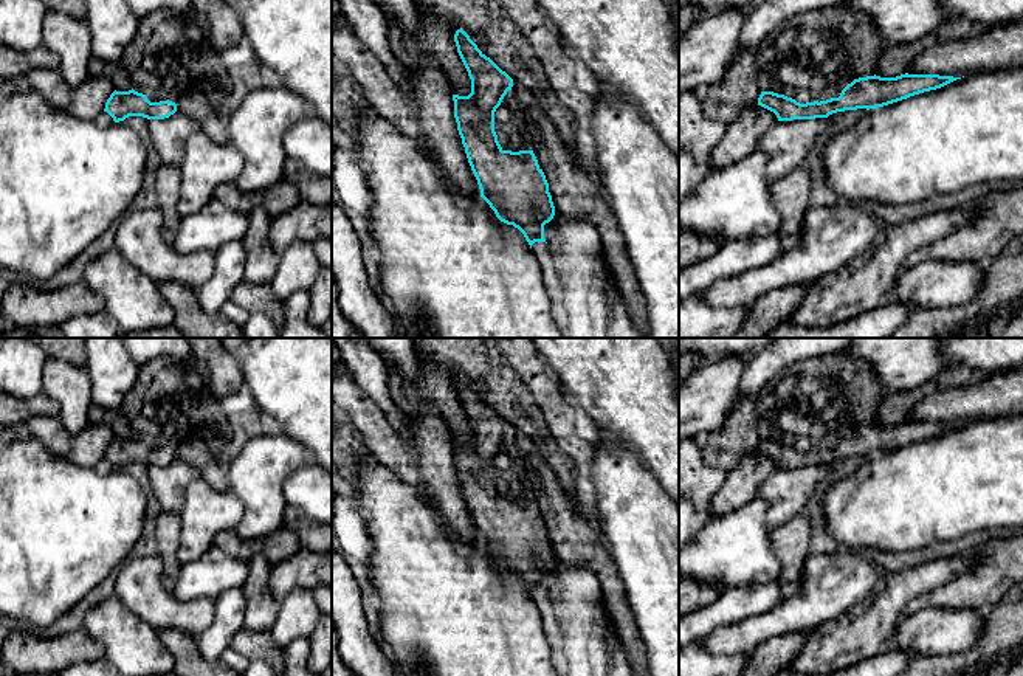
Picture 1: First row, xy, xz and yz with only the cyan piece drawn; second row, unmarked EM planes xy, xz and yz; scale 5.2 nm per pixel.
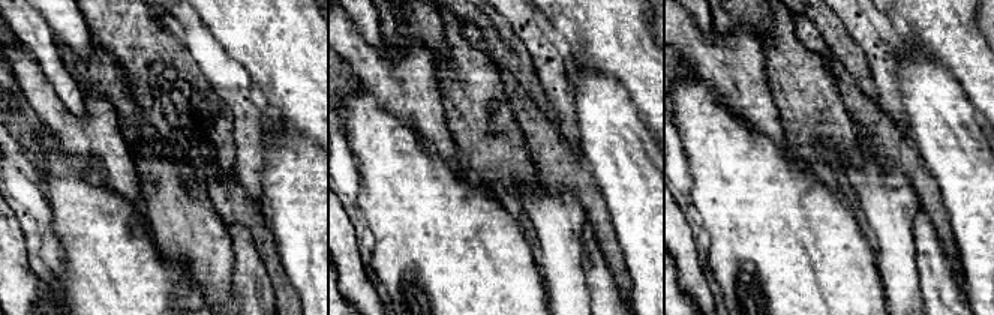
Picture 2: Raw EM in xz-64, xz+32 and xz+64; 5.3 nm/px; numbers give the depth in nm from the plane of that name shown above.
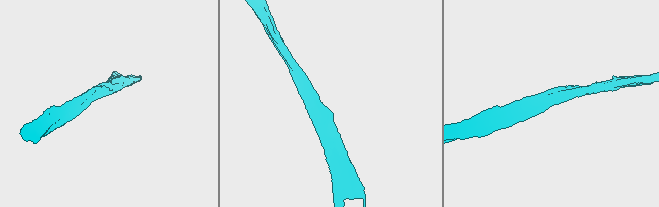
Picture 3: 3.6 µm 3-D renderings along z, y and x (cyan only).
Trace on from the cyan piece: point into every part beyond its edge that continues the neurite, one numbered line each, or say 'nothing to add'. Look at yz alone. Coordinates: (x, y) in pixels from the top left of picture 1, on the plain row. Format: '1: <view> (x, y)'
nothing to add

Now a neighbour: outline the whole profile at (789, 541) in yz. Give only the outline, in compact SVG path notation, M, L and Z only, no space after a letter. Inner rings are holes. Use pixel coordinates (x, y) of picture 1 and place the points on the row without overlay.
M804 515L795 516L792 521L773 527L770 546L781 563L781 572L777 578L781 591L781 600L798 592L803 581L804 563L809 555L809 543L812 527Z

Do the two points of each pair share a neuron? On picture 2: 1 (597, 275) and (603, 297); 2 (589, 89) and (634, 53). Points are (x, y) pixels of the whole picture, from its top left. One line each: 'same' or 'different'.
1: same
2: different

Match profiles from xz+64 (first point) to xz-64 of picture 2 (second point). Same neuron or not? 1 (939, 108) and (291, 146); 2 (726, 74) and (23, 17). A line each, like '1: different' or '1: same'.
1: same
2: different

